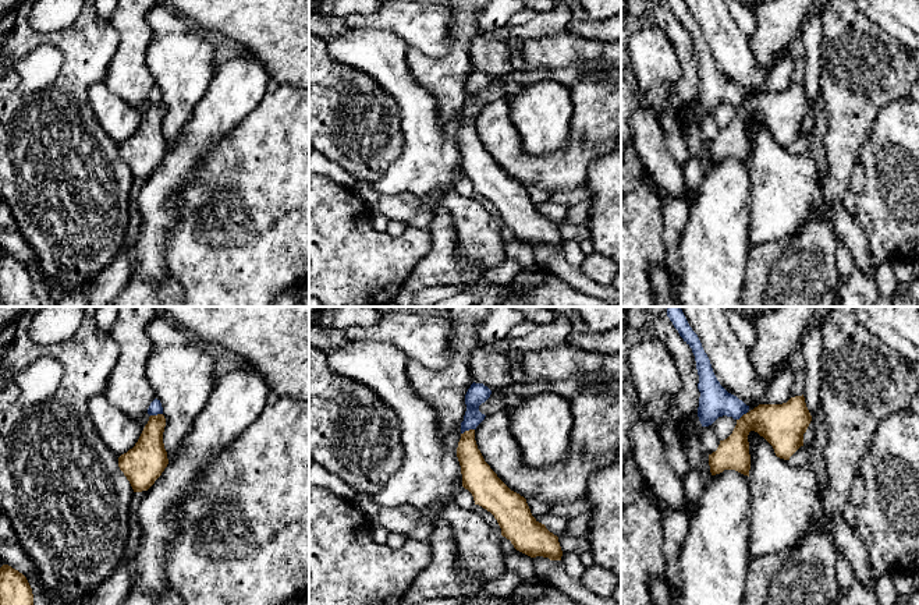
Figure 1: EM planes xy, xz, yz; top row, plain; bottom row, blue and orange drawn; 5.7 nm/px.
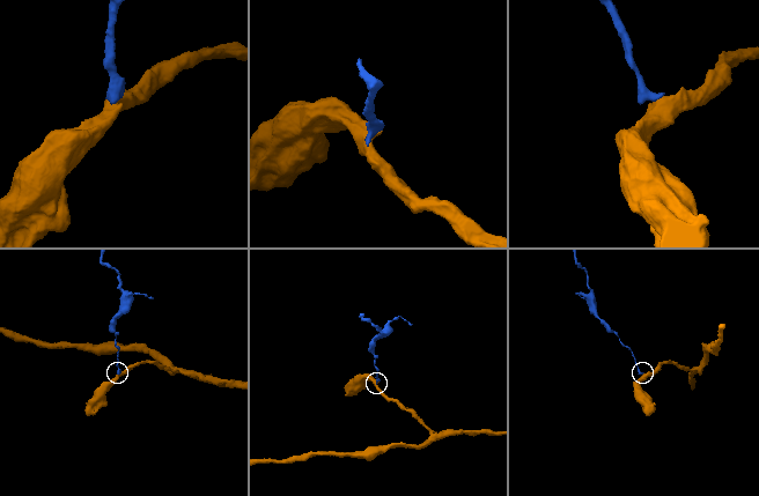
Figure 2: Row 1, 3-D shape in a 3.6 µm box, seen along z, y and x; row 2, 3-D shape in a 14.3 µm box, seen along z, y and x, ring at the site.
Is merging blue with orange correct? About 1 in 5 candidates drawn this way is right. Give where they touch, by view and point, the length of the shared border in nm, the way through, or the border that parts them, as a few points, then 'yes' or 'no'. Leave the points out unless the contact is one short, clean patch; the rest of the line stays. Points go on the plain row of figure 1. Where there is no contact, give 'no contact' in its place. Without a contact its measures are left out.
contact xz (467, 117); length 90 nm; border xz (474, 116), (465, 117), (461, 121); no

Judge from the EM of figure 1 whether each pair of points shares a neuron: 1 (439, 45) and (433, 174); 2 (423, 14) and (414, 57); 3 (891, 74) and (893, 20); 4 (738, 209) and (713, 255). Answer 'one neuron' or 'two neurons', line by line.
1: two neurons
2: two neurons
3: two neurons
4: one neuron

